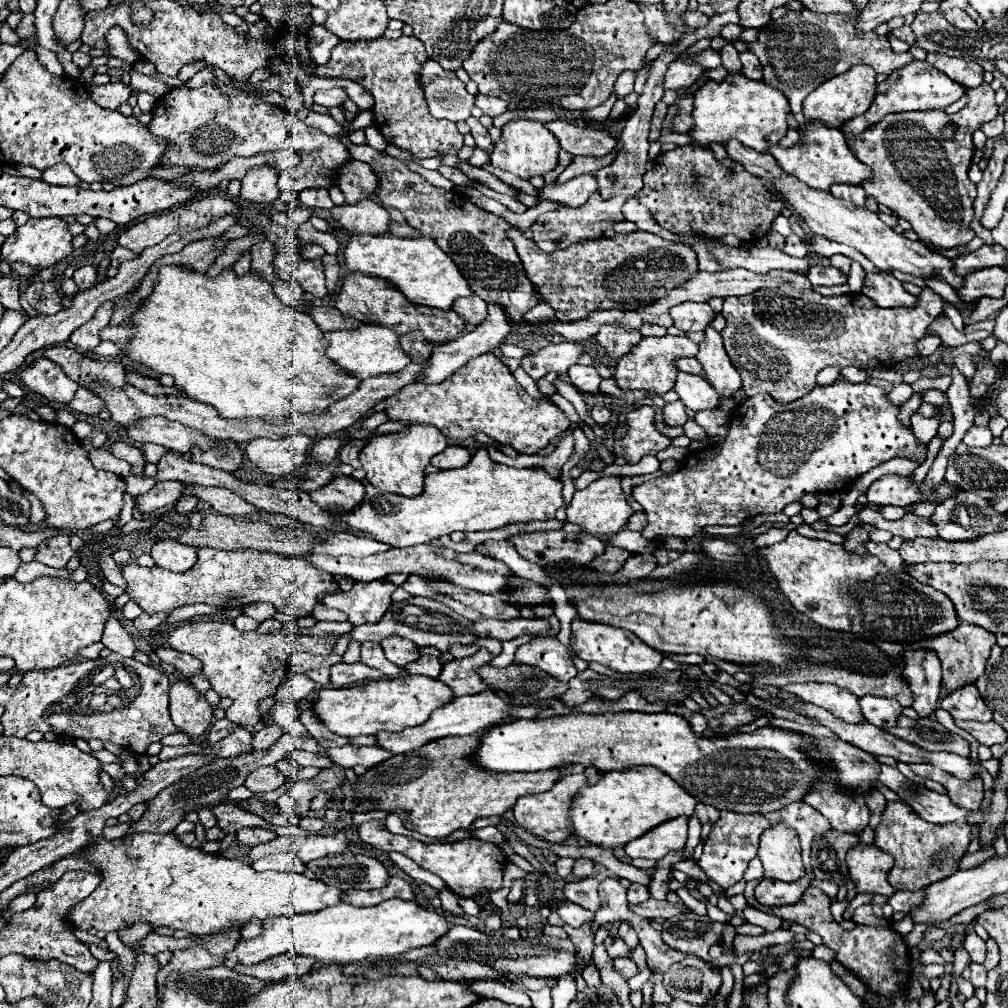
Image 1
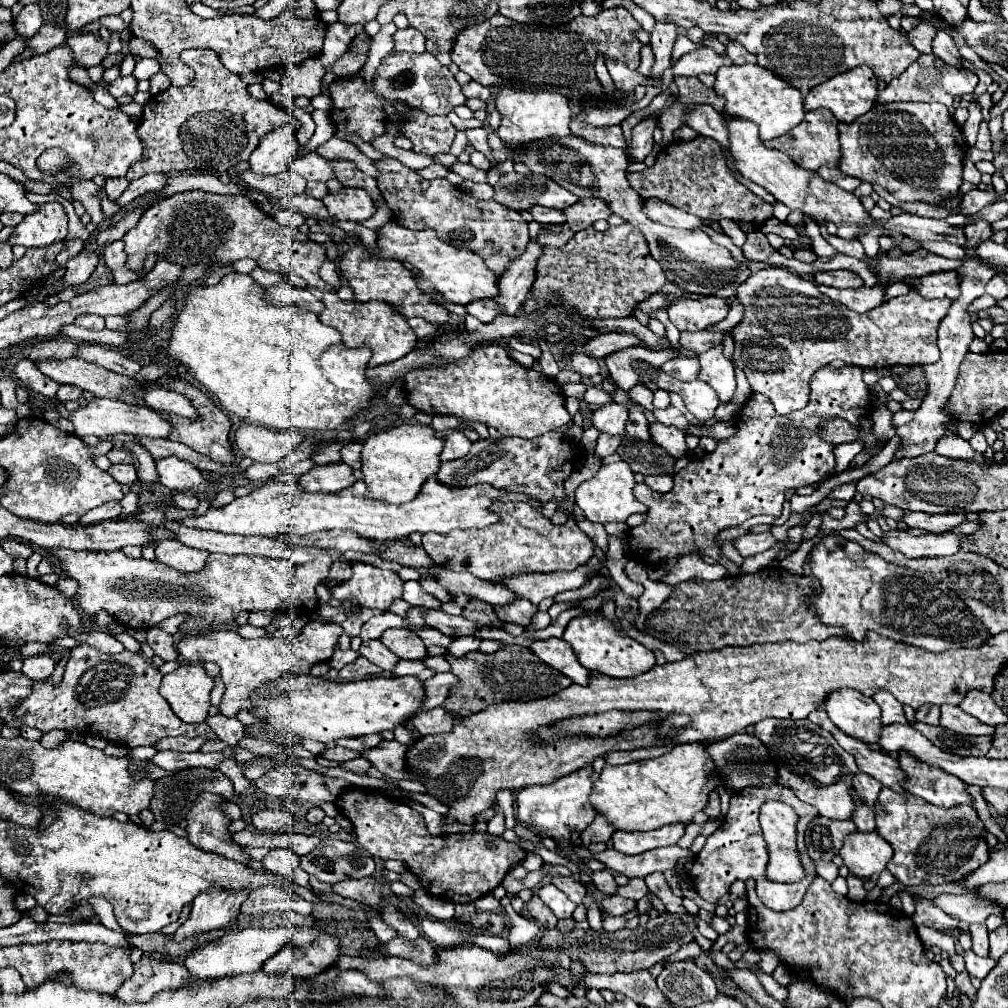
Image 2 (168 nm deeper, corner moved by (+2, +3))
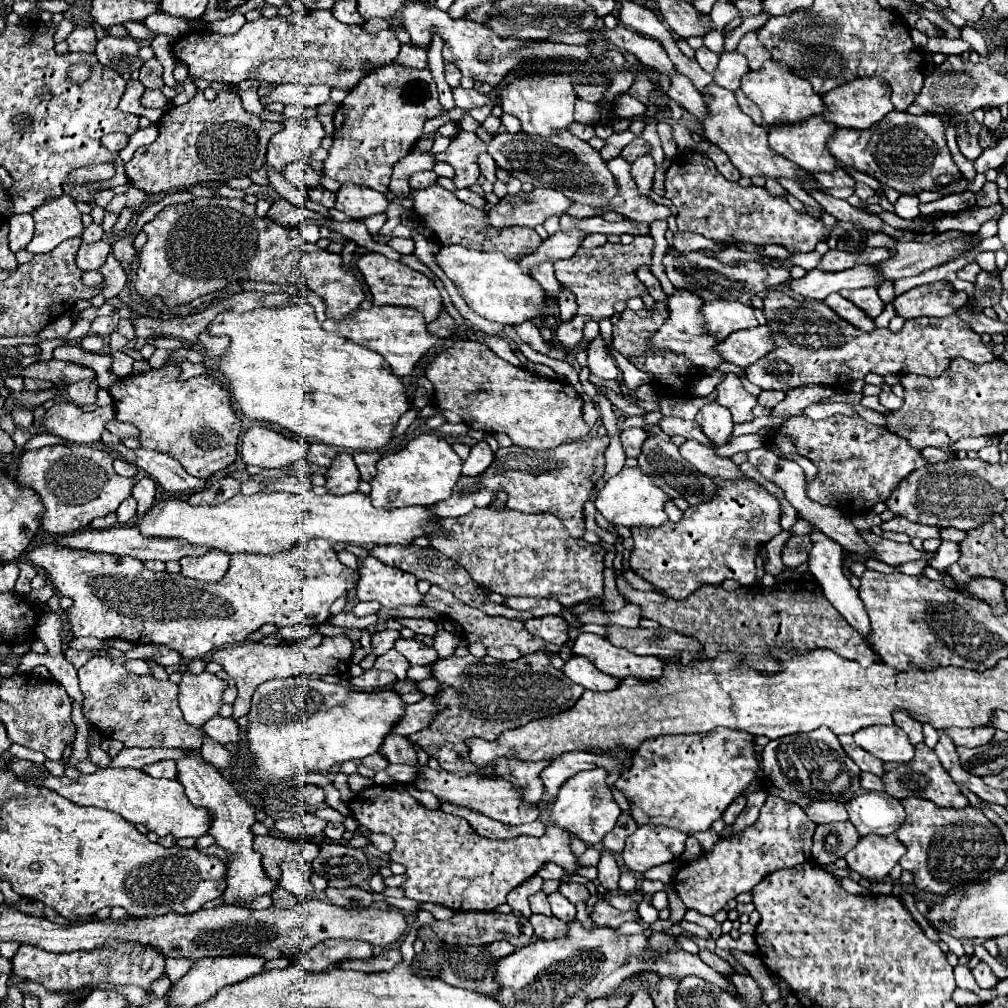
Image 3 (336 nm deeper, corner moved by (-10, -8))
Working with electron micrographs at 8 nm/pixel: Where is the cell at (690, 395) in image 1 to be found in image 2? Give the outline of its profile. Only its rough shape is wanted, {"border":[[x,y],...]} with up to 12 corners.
{"border":[[661,374],[657,388],[683,398],[699,420],[713,418],[719,398],[701,380],[681,382]]}

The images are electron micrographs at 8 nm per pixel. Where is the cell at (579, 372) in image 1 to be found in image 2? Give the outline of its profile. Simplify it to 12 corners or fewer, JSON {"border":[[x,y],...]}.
{"border":[[579,354],[571,356],[571,366],[585,378],[601,372],[599,360]]}

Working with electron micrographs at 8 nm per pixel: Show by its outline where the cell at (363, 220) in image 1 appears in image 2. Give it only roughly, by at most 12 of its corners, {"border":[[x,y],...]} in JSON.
{"border":[[341,186],[323,204],[337,220],[359,222],[375,214],[363,188]]}

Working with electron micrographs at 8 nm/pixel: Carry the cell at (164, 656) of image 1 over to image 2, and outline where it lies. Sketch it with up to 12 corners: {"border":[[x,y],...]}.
{"border":[[155,628],[147,630],[147,644],[165,662],[179,658],[173,638]]}

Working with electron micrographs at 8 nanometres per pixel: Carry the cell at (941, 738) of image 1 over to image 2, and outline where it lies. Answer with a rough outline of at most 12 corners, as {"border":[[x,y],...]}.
{"border":[[943,726],[915,728],[943,752],[985,756],[993,736],[959,736]]}

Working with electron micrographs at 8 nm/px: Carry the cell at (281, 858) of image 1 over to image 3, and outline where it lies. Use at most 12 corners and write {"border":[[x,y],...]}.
{"border":[[283,863],[279,887],[299,901],[313,895],[307,863]]}

